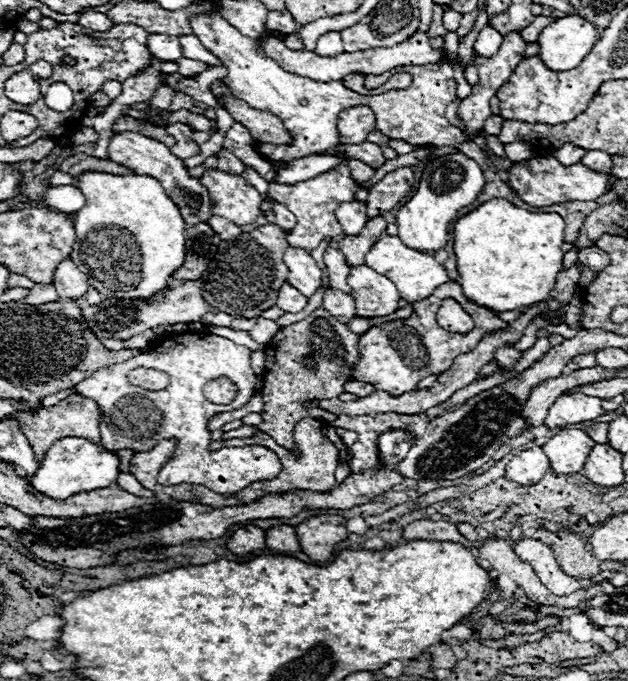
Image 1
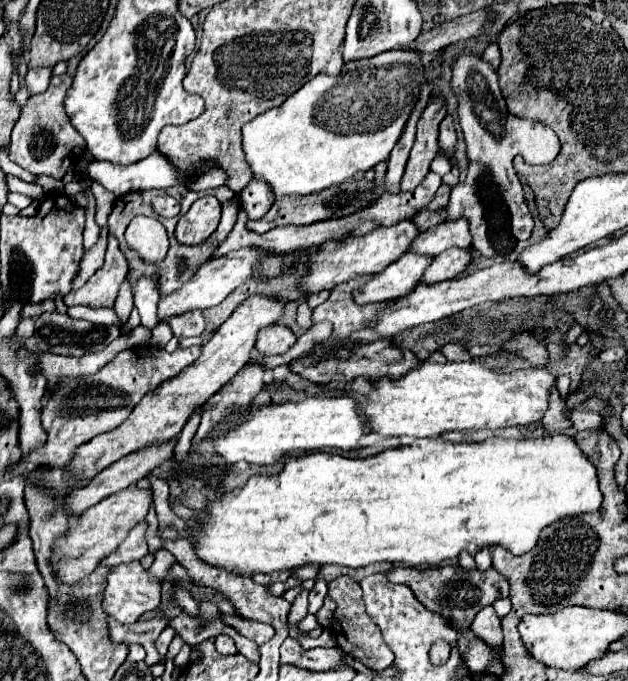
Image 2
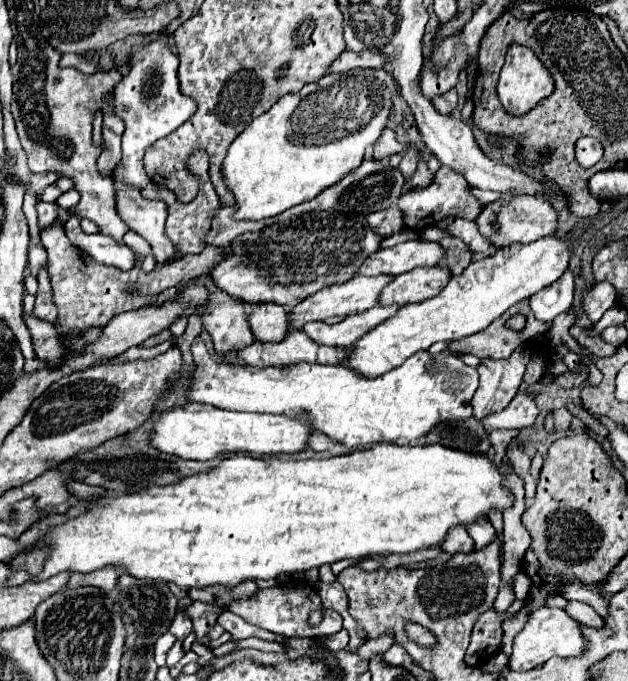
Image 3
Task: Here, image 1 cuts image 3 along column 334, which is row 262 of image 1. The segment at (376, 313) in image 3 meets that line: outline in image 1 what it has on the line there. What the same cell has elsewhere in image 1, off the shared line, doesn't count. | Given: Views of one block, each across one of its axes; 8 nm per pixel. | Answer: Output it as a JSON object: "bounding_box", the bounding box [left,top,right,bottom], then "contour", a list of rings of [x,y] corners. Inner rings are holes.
{"bounding_box":[324,247,350,294],"contour":[[[328,247],[324,254],[324,264],[328,268],[328,282],[330,282],[328,286],[350,294],[350,288],[346,284],[346,278],[350,274],[350,266],[348,266],[344,254],[338,248]]]}

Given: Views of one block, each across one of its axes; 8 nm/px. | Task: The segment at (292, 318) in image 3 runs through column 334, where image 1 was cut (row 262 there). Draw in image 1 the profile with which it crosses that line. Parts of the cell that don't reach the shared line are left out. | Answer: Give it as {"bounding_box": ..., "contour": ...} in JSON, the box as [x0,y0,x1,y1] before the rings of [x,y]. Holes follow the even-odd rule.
{"bounding_box":[284,248,322,298],"contour":[[[288,248],[284,252],[284,262],[288,264],[288,282],[310,298],[320,288],[322,280],[322,270],[312,254],[304,248]]]}

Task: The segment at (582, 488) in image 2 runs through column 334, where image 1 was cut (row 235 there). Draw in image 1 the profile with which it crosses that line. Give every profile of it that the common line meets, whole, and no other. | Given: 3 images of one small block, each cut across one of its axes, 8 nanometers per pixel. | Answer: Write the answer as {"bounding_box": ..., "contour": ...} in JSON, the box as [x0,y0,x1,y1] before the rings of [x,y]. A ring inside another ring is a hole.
{"bounding_box":[454,198,564,312],"contour":[[[492,198],[484,202],[482,206],[468,212],[454,224],[454,254],[464,296],[476,302],[478,306],[486,306],[498,312],[518,310],[548,300],[556,276],[558,272],[562,272],[562,256],[564,256],[564,252],[560,250],[562,244],[564,244],[564,218],[560,214],[528,212],[502,198]]]}

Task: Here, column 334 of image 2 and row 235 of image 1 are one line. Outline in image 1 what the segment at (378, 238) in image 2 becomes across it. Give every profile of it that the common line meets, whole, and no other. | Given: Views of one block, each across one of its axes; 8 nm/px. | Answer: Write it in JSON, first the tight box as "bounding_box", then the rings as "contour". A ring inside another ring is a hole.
{"bounding_box":[200,224,288,316],"contour":[[[274,224],[260,226],[252,232],[242,232],[242,236],[236,240],[224,240],[224,244],[220,244],[220,252],[216,252],[214,260],[200,278],[204,300],[212,304],[212,308],[218,308],[230,316],[260,316],[262,310],[268,310],[276,304],[280,284],[284,284],[288,278],[288,266],[282,262],[286,248],[286,232]]]}

